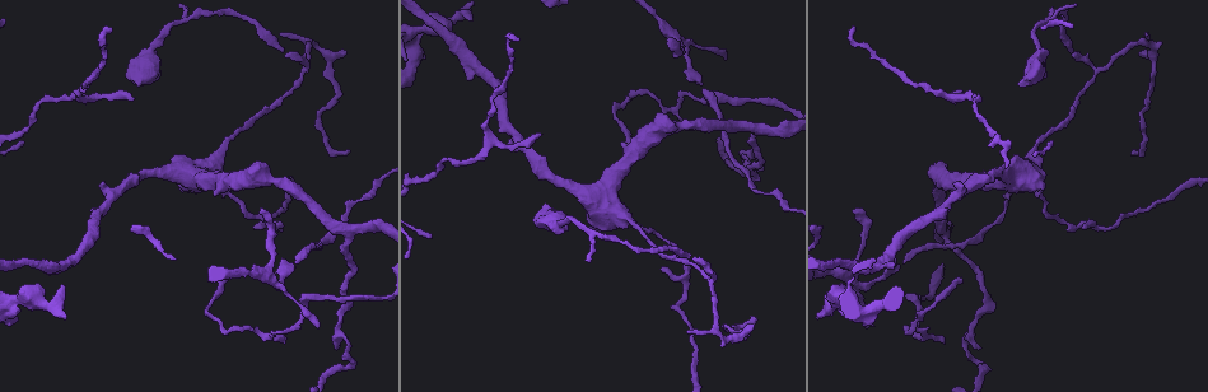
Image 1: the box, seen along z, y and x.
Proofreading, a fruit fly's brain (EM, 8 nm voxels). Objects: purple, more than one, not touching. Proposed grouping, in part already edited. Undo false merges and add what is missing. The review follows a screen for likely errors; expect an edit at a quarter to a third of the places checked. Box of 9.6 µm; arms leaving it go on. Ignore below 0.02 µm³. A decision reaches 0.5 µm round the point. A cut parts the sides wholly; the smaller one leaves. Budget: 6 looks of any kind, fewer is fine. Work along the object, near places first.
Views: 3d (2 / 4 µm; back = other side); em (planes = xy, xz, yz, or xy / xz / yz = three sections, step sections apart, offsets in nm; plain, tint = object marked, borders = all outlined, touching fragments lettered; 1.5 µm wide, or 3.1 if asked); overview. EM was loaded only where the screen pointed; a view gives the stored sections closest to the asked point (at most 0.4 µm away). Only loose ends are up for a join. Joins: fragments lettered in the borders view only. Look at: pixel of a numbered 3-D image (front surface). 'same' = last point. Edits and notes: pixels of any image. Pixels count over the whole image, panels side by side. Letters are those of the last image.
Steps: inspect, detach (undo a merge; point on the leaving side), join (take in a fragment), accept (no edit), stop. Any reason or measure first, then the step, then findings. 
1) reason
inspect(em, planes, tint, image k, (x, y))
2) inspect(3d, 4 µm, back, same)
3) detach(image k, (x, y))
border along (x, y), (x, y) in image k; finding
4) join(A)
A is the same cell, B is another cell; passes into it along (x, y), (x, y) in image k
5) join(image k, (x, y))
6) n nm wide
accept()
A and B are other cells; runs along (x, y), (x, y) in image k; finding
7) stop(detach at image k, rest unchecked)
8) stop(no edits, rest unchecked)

free end
inspect(em, planes, borders, image 1, (132, 100))

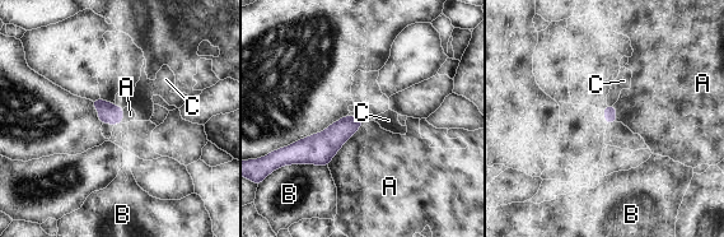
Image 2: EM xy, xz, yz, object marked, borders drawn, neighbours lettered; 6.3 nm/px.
accept()
A, B and C are other cells; border along (363, 122), (327, 165) in image 2; none of them fits

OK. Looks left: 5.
free end
inspect(em, xy, step 4, tint, image 1, (63, 288))

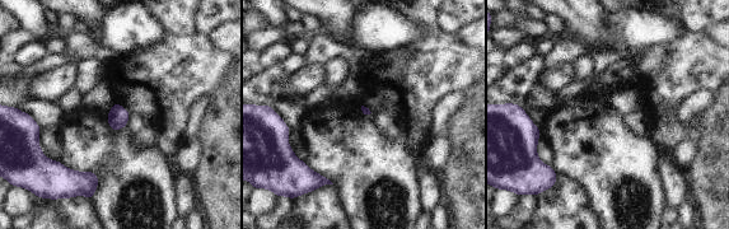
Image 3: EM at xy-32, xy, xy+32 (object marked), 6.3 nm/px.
cut it another way
inspect(em, planes, tint, same)

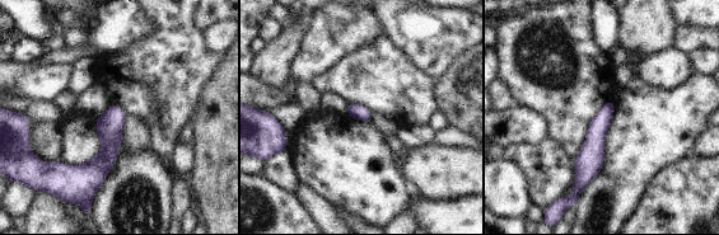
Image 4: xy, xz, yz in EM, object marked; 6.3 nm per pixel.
inspect(em, planes, borders, same)

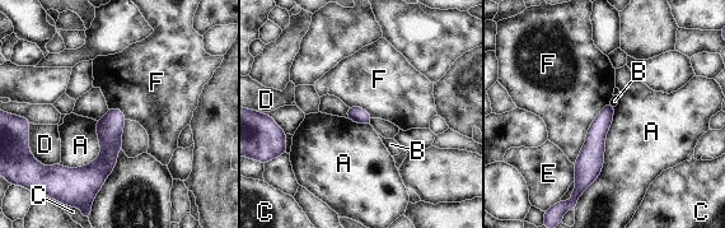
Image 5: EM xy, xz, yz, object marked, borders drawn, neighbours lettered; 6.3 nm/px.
accept()
A, B, C, D, E and F are other cells; runs along (609, 107), (598, 129), (580, 187) in image 5; none of them fits

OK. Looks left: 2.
tapers out
inspect(em, planes, borders, image 1, (109, 27))

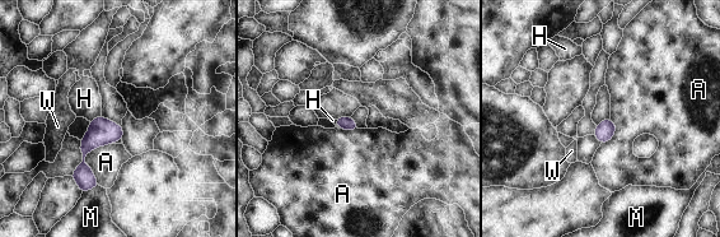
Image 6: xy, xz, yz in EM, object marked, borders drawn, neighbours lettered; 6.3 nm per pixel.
90 nm wide
accept()
A, H, M and W are other cells; none of them fits

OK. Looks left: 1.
stop(no edits, rest unchecked)

